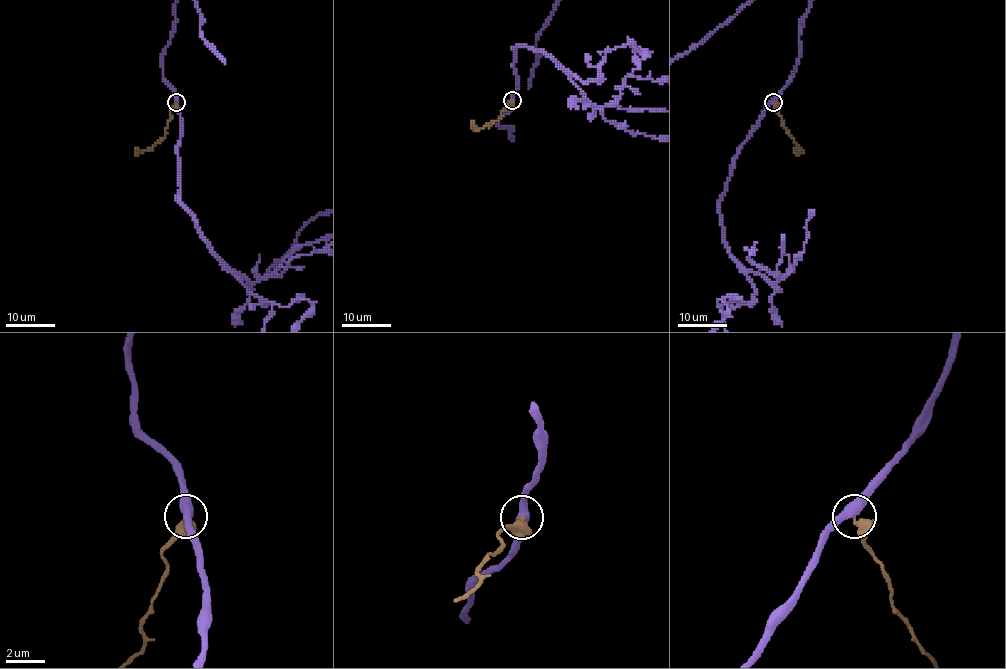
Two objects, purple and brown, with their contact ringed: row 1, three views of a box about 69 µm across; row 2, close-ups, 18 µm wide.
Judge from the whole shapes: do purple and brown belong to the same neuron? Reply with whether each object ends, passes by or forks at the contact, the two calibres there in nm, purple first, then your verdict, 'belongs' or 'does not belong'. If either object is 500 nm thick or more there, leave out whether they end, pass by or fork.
purple passes by | brown ends | 480/320 nm | does not belong

